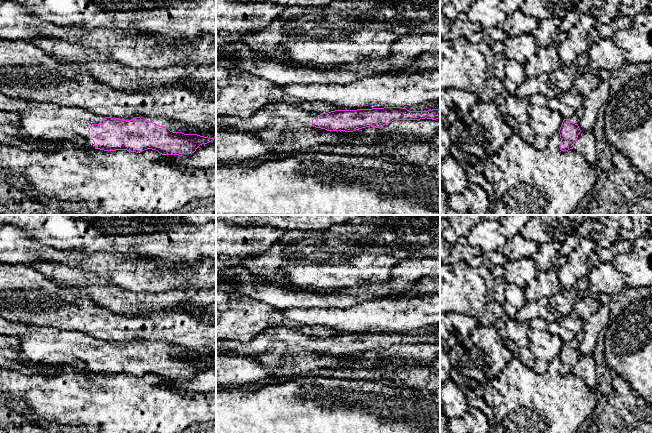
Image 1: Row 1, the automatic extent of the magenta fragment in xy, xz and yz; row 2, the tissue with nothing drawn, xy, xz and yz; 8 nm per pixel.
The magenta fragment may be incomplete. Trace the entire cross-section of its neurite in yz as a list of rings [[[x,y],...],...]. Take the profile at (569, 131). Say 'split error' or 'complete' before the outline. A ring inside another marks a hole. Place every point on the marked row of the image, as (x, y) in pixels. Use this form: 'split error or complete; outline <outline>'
split error; outline [[[580,107],[569,119],[564,119],[559,130],[561,143],[560,150],[568,151],[573,149],[579,133],[581,132],[578,123],[583,117],[584,110]]]

